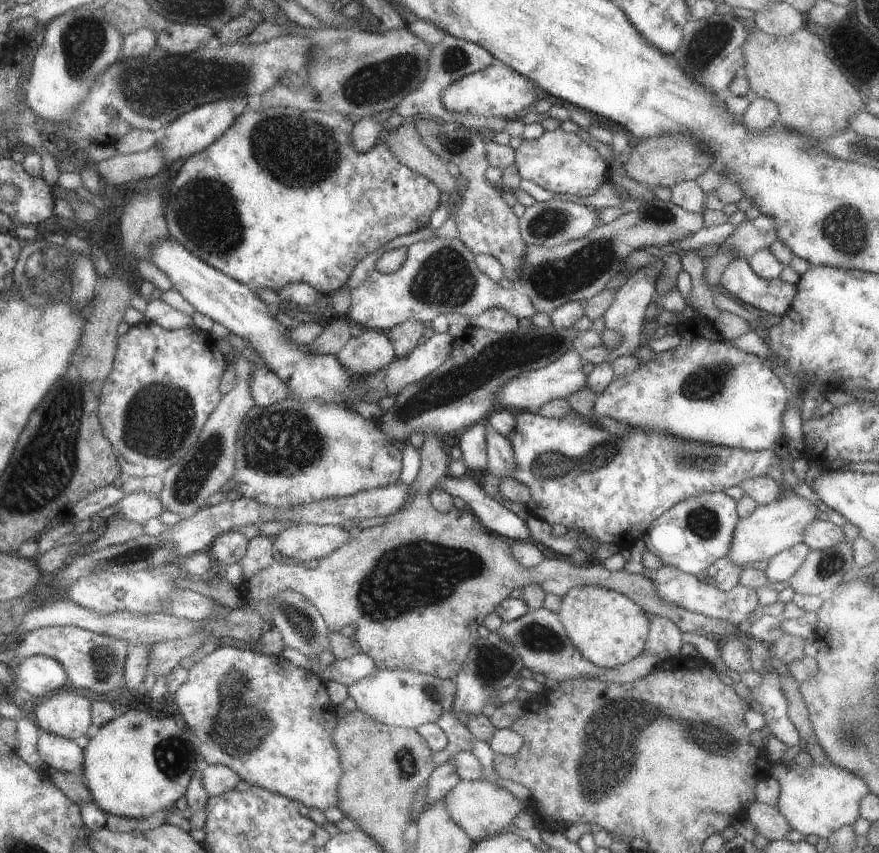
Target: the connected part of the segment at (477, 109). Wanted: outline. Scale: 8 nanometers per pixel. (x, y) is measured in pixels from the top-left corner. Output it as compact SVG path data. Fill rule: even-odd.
M492 64L454 81L440 93L440 100L448 112L480 117L506 117L513 120L523 115L530 104L538 101L539 96L534 94L532 84L533 82L510 67Z

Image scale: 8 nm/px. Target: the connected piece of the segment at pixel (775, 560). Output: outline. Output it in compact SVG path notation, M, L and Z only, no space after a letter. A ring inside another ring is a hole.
M804 542L783 550L763 564L764 572L770 584L787 581L804 562L811 548Z

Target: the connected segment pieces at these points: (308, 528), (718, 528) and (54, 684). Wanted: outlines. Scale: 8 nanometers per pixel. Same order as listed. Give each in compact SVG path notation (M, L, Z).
M302 523L292 525L280 531L273 537L273 550L277 557L295 558L296 562L321 559L333 550L341 547L355 532L343 530L340 525L319 525L316 523Z
M724 492L700 493L678 501L665 513L657 516L645 530L647 550L658 555L663 565L671 565L682 572L696 575L729 553L734 529L739 521L737 500Z
M34 655L13 664L17 699L30 698L39 701L52 690L60 690L68 684L66 669L55 658Z

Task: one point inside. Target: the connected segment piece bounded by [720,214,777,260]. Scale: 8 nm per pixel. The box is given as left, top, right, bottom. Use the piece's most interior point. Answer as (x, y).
(750, 236)

